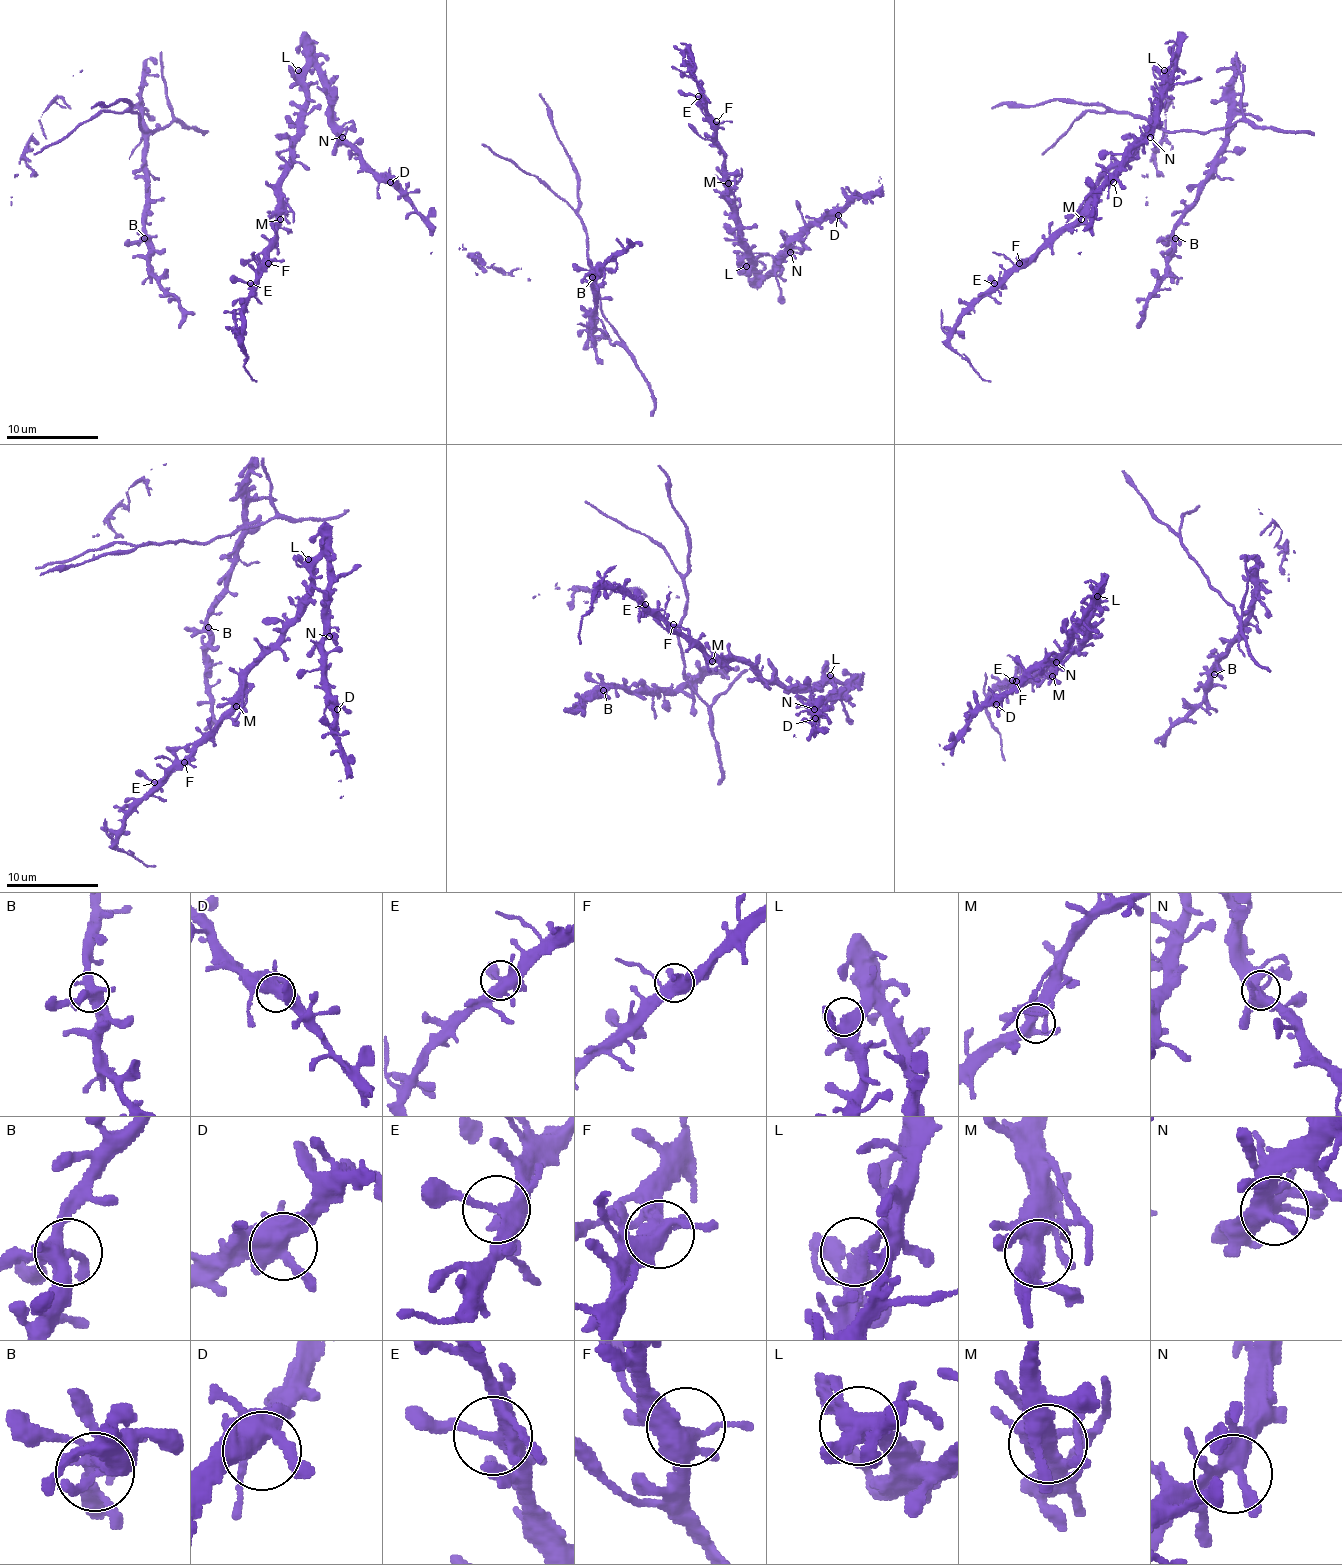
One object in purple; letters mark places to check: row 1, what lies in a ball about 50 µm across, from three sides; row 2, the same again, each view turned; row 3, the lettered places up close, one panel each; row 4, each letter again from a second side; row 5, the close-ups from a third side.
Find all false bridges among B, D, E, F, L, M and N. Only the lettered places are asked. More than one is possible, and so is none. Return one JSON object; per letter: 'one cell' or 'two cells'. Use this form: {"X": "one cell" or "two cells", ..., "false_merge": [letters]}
{"B": "one cell", "D": "one cell", "E": "one cell", "F": "one cell", "L": "one cell", "M": "one cell", "N": "one cell", "false_merge": []}

